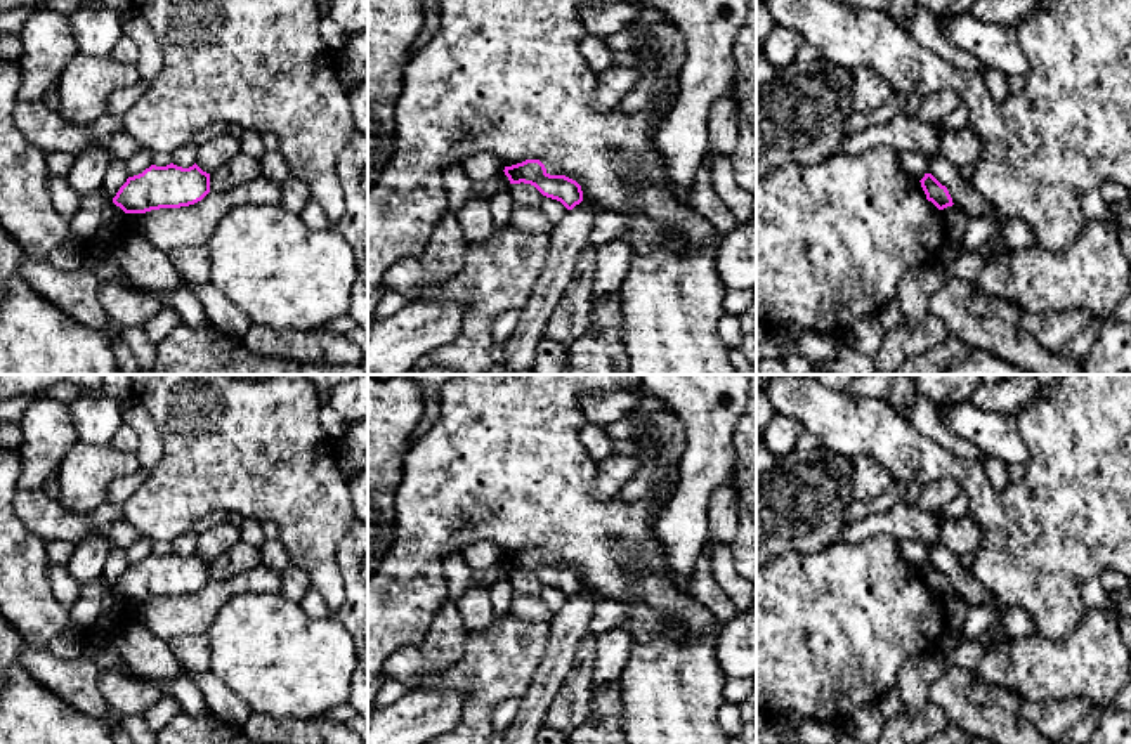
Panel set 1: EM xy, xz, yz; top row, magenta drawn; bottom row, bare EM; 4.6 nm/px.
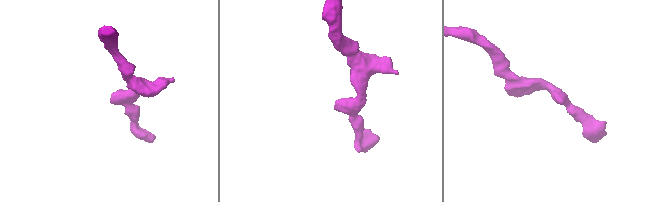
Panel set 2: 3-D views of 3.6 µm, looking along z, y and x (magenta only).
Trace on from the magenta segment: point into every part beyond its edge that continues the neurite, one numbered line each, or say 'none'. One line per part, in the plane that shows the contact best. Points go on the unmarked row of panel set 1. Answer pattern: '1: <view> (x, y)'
none

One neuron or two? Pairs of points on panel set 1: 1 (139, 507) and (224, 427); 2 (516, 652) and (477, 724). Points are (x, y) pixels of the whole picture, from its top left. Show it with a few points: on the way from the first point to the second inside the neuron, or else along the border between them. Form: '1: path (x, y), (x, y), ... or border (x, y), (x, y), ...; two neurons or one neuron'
1: path (162, 495), (207, 450); one neuron
2: path (498, 670), (484, 684), (477, 706); one neuron

